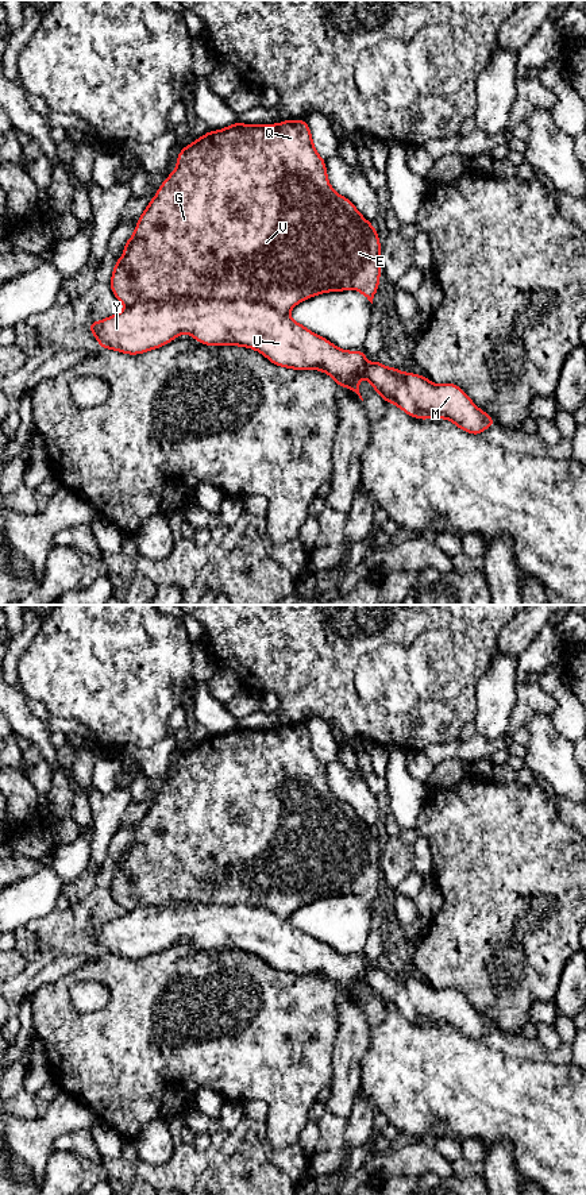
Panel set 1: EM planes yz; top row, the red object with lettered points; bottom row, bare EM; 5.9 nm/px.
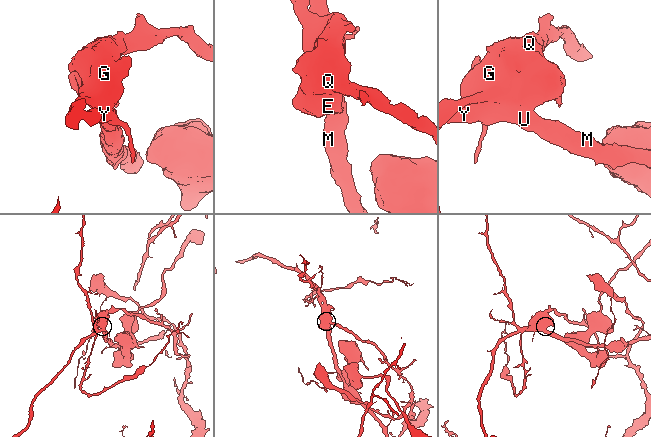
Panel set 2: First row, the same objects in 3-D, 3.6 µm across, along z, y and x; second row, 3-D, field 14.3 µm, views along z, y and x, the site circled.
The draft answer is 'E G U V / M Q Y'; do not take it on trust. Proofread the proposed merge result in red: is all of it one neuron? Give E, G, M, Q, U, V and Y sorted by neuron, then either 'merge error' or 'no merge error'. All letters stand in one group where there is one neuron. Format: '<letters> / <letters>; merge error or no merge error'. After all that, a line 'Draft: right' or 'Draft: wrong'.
E G Q V / M U Y; merge error
Draft: wrong

